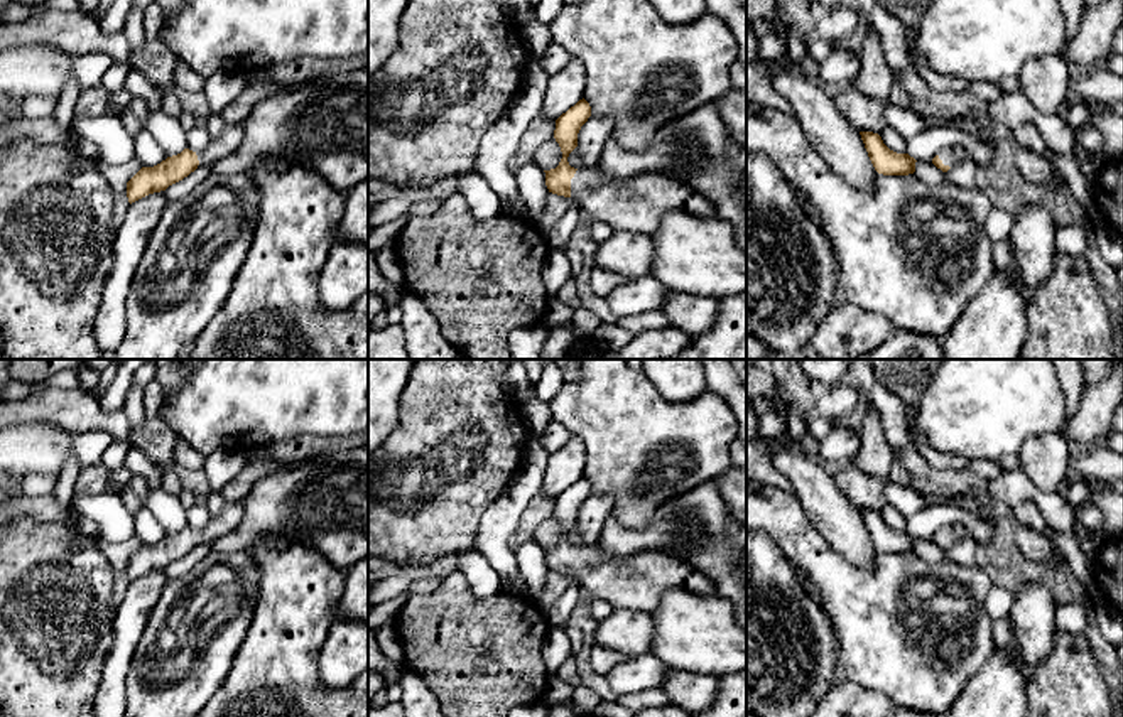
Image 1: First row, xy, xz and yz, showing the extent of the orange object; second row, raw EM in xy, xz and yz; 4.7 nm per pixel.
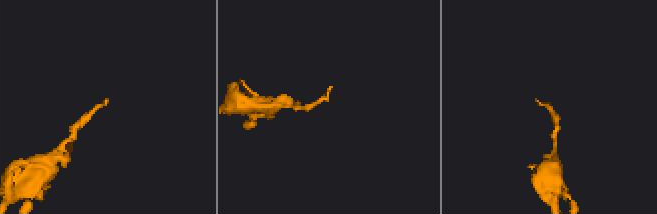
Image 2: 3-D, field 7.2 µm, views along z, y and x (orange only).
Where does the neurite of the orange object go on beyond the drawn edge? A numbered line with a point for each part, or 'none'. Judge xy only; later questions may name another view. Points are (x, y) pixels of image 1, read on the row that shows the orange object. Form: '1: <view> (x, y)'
1: xy (230, 139)

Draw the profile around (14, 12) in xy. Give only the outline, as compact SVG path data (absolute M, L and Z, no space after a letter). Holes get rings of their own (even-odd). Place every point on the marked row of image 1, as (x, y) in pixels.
M47 0L39 5L24 5L10 2L5 8L0 10L0 24L22 22L29 19L32 13L42 13L47 10L78 12L78 8L78 0Z

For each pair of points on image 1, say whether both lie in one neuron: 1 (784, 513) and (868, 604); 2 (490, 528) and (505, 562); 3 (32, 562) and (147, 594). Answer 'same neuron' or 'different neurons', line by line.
1: same neuron
2: same neuron
3: different neurons

